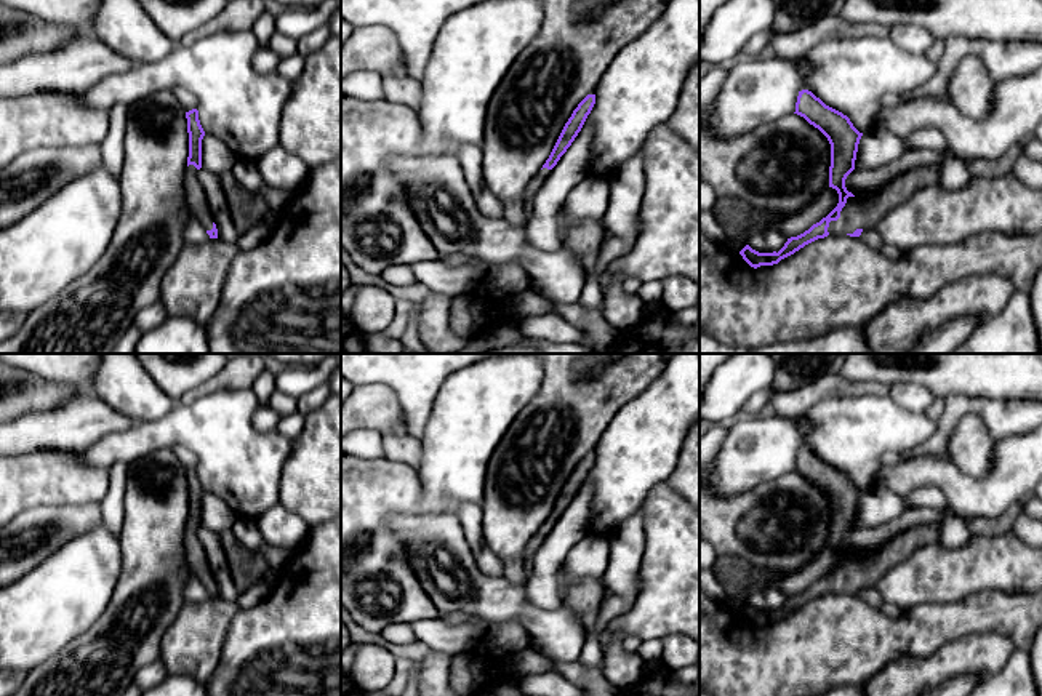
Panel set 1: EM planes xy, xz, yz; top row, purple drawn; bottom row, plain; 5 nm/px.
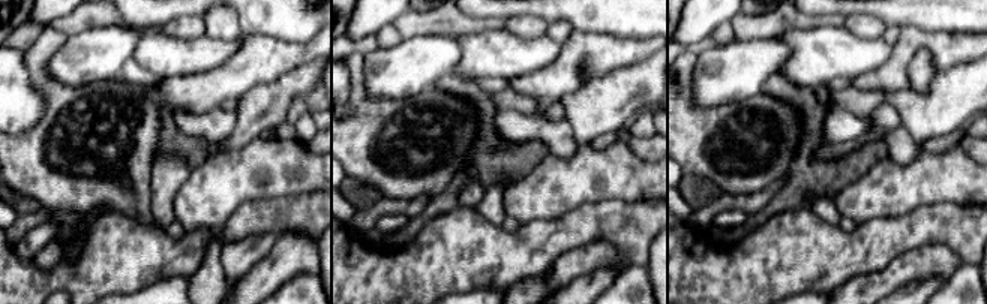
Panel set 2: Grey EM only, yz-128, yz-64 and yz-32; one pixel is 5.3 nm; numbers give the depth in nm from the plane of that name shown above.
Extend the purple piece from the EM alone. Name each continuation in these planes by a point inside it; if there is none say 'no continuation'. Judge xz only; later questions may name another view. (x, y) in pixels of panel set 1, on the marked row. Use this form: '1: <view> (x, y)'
1: xz (535, 184)

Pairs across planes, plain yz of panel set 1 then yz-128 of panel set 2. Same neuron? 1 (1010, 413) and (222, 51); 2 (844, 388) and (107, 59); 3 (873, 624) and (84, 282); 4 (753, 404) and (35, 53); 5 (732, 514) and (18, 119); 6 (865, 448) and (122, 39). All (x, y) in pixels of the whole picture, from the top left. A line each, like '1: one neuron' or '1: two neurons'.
1: two neurons
2: two neurons
3: one neuron
4: one neuron
5: two neurons
6: two neurons

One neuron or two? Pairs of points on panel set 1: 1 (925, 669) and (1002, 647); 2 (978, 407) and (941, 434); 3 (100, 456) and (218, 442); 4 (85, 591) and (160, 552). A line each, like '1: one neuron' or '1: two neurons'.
1: one neuron
2: one neuron
3: one neuron
4: two neurons

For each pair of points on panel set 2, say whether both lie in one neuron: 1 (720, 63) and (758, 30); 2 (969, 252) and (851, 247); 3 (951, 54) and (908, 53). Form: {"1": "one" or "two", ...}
{"1": "two", "2": "one", "3": "one"}

